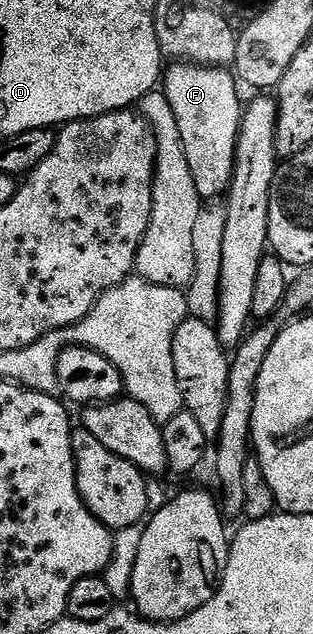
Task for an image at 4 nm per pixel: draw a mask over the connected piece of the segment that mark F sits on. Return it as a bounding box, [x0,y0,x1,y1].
[161,62,245,202]

